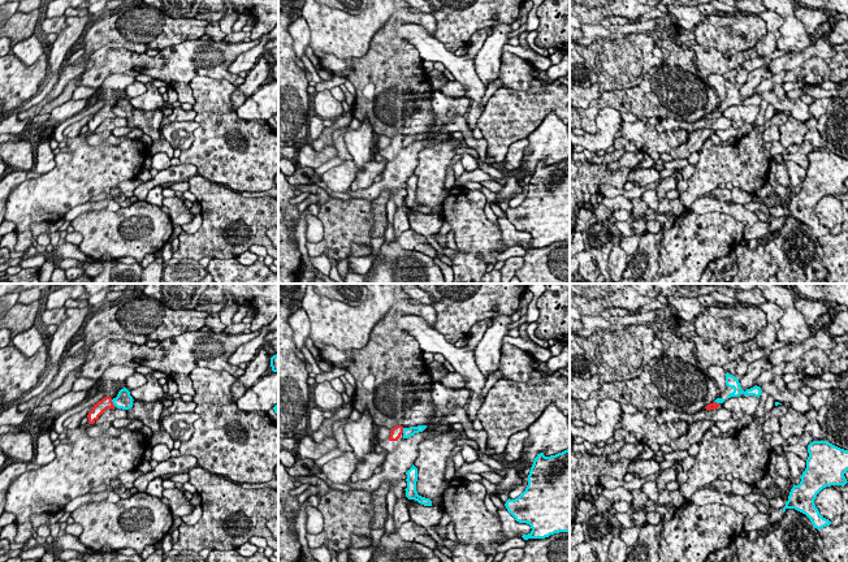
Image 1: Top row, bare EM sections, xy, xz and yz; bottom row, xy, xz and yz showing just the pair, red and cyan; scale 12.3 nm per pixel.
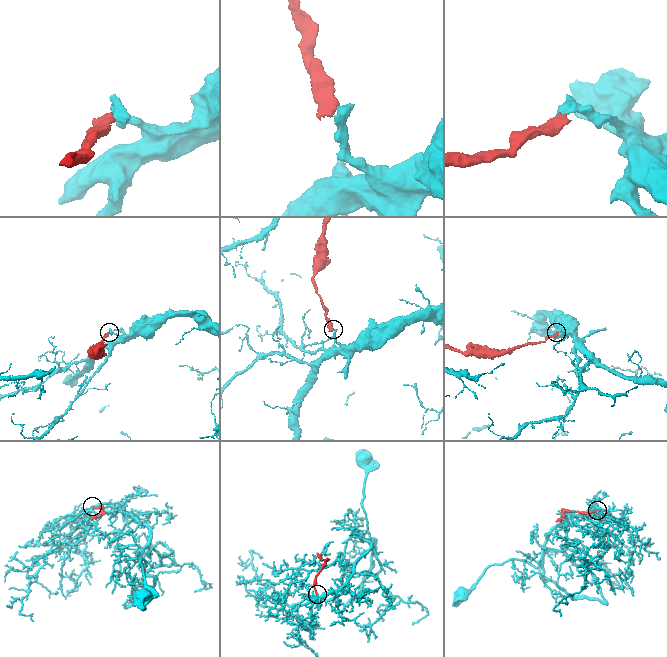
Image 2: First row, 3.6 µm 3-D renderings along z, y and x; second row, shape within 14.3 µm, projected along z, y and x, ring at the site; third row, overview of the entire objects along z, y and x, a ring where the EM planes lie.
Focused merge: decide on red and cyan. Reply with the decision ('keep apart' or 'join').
keep apart

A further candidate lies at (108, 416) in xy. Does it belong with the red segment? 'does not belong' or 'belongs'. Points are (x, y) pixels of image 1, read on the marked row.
does not belong

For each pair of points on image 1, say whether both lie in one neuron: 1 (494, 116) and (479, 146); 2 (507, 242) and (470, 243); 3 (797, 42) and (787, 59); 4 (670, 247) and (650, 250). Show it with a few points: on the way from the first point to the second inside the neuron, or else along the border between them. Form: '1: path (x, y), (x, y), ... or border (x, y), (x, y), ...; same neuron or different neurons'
1: border (484, 137), (487, 154); different neurons
2: border (498, 223), (501, 242), (505, 249); different neurons
3: border (812, 43), (803, 51), (790, 51), (787, 53); different neurons
4: border (663, 232), (660, 240), (657, 269); different neurons

